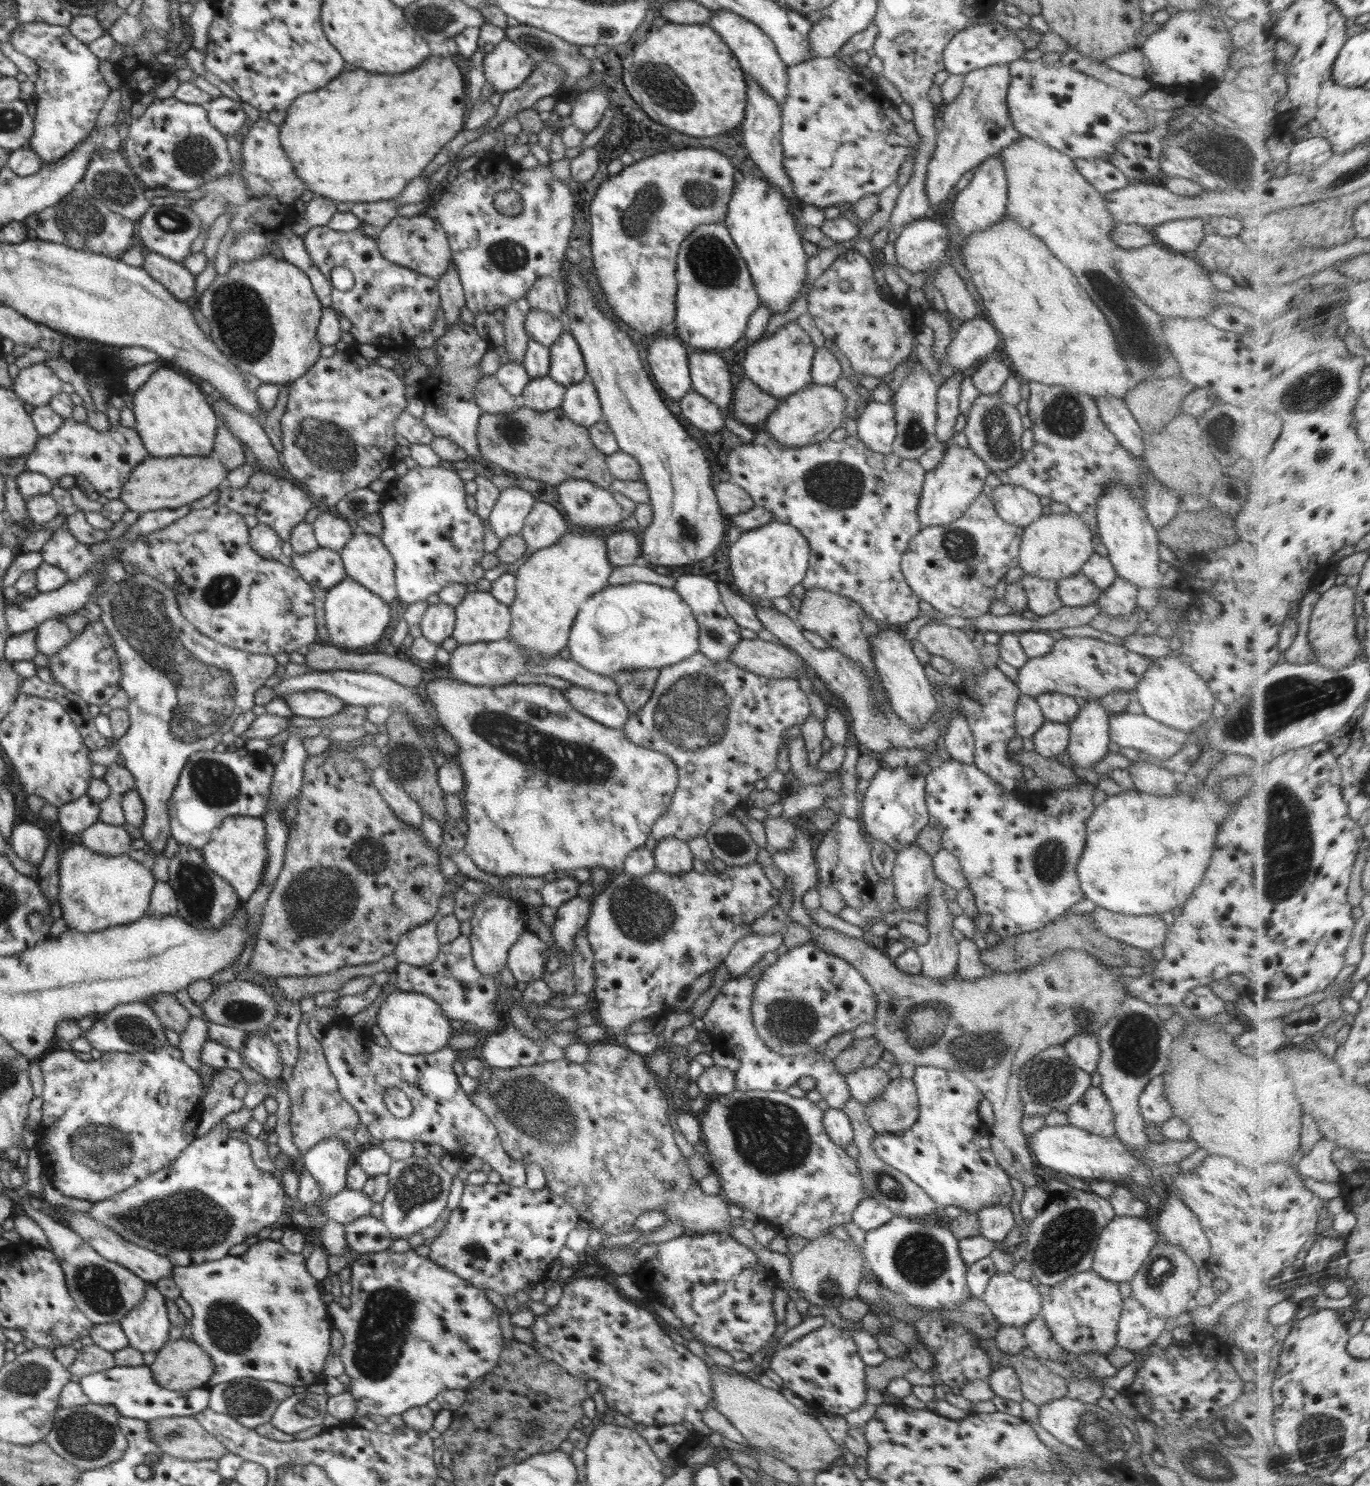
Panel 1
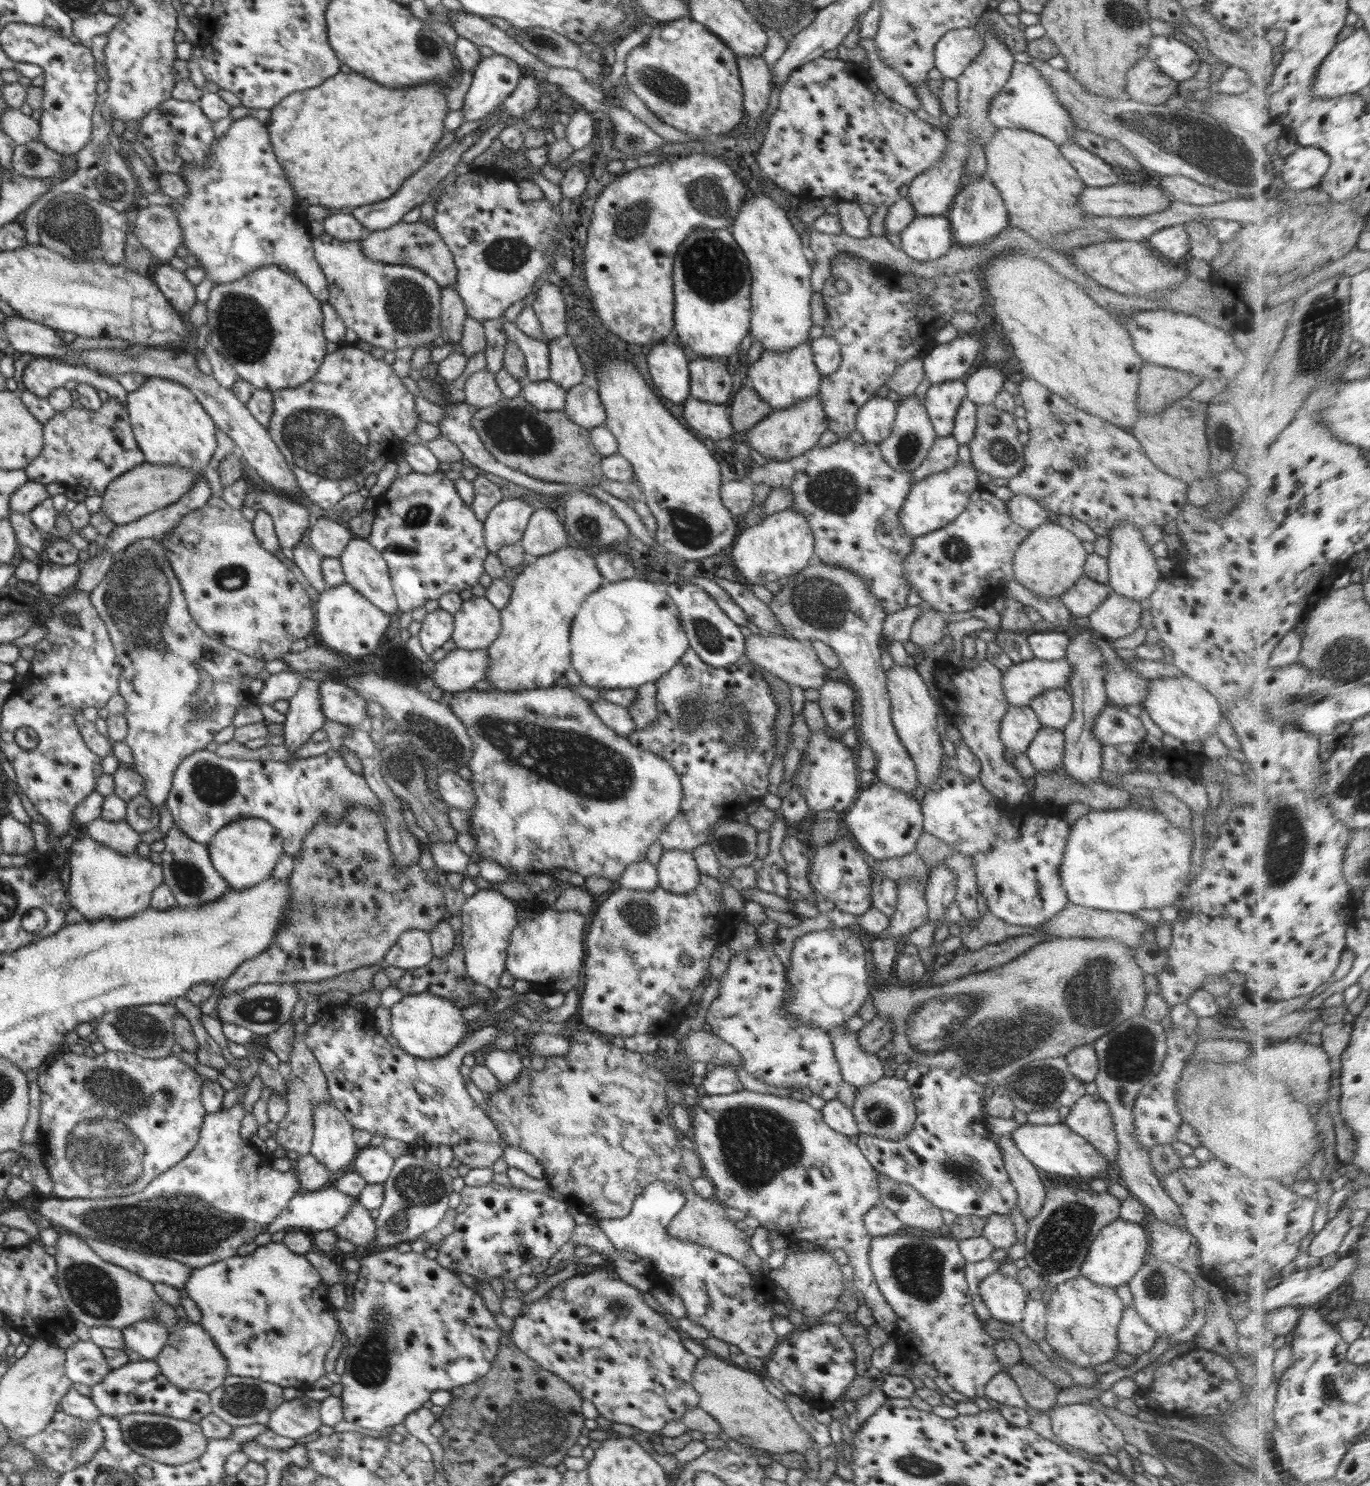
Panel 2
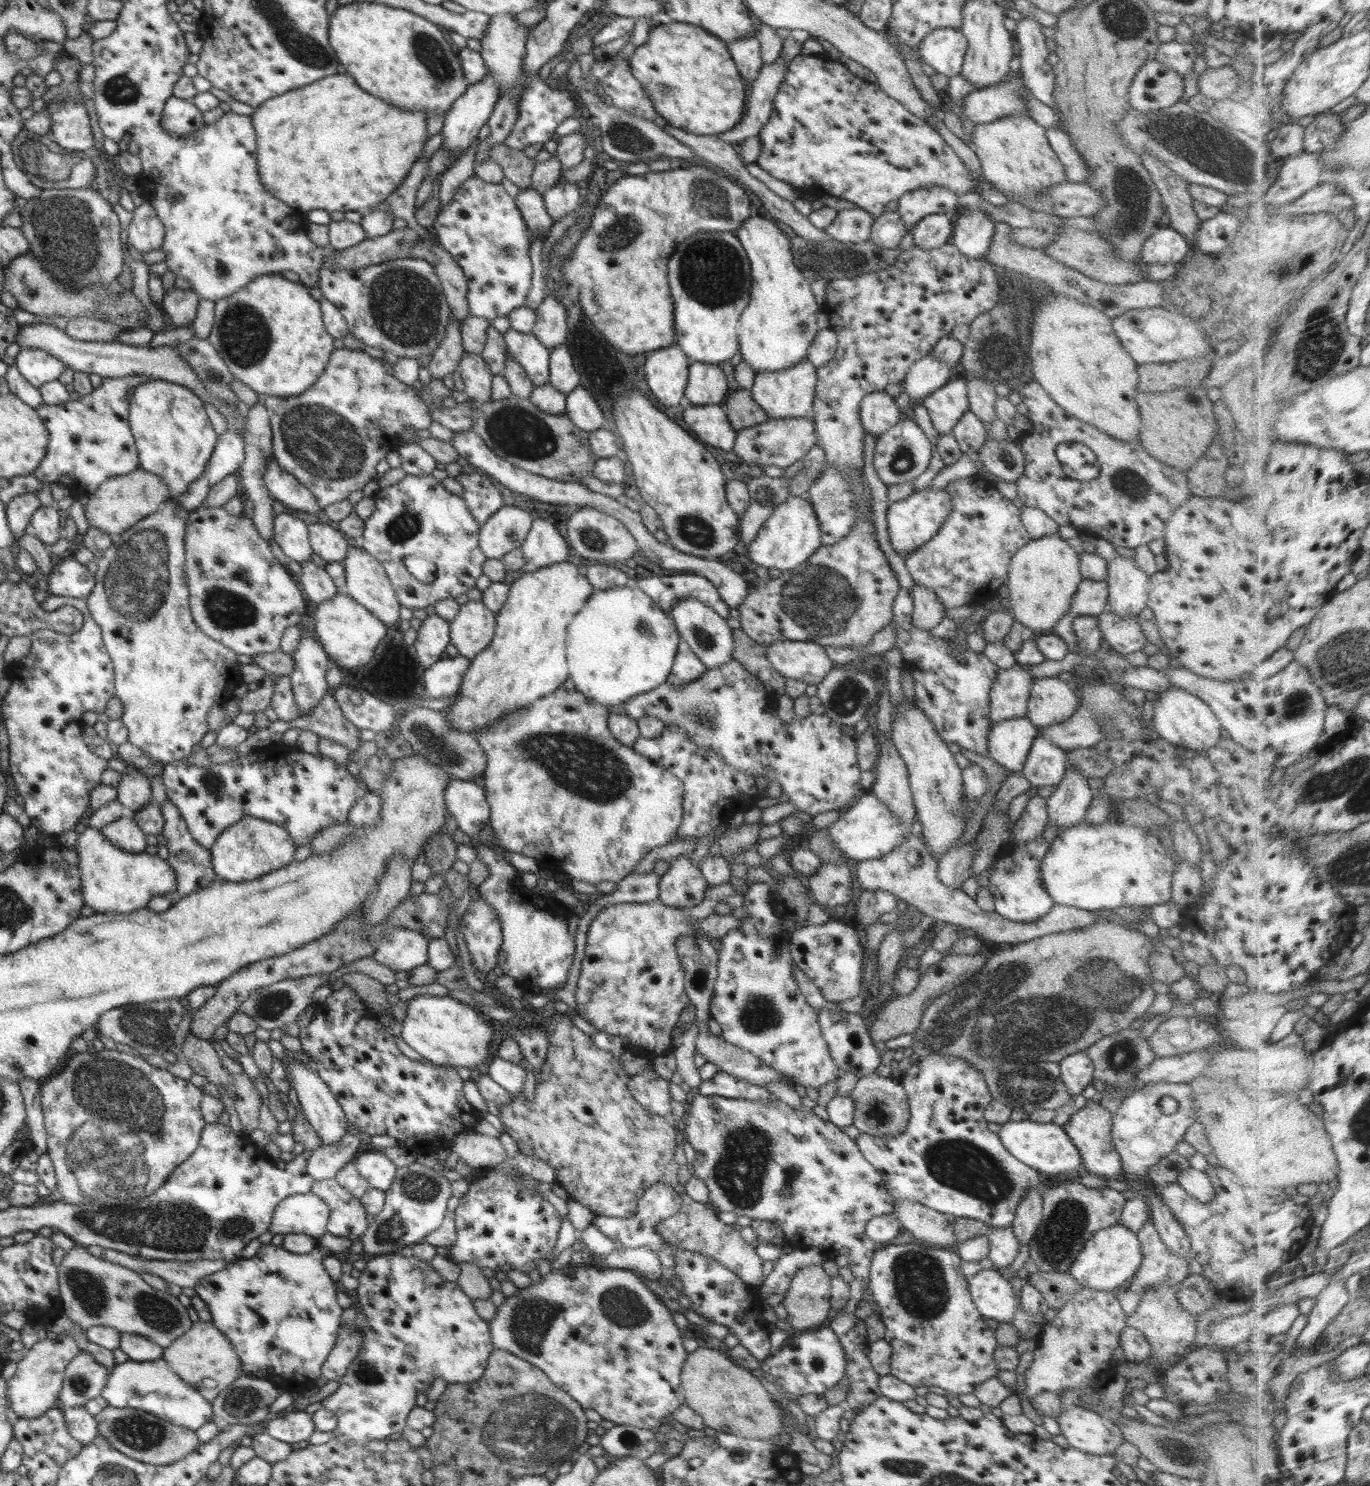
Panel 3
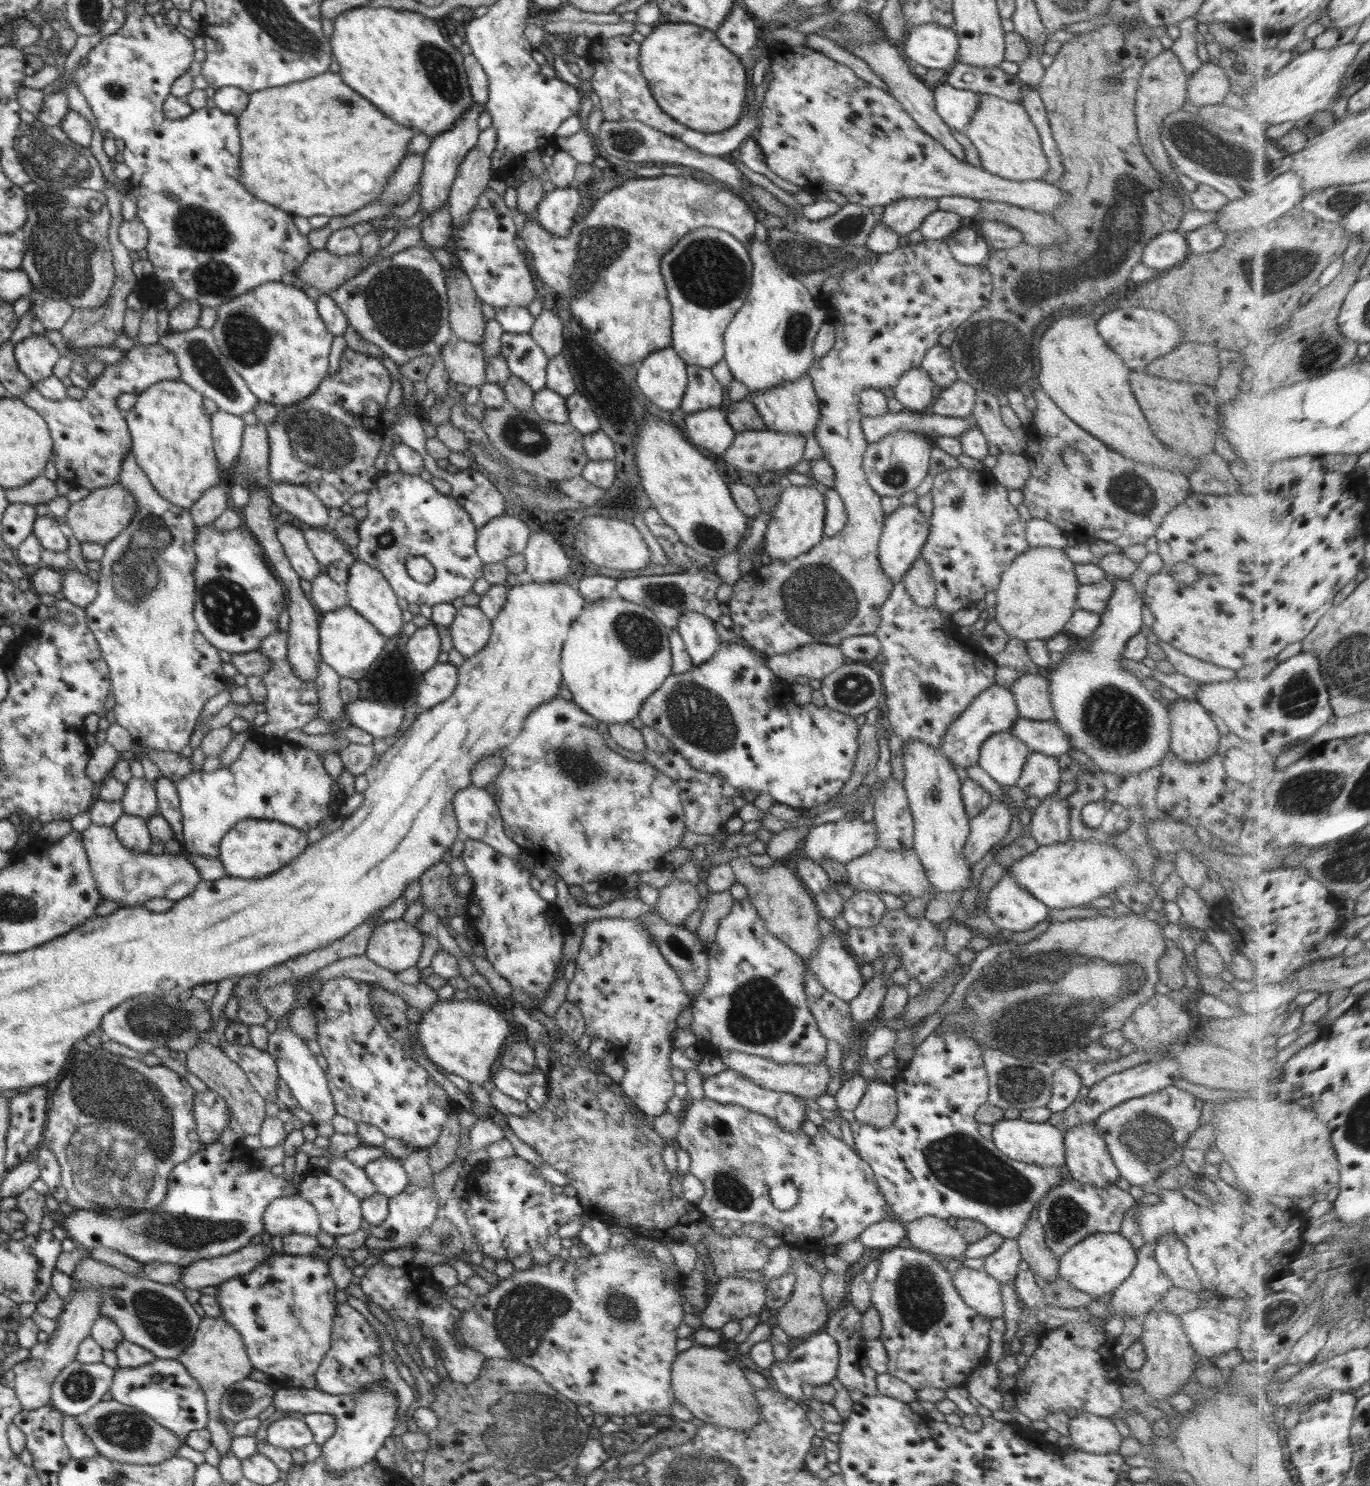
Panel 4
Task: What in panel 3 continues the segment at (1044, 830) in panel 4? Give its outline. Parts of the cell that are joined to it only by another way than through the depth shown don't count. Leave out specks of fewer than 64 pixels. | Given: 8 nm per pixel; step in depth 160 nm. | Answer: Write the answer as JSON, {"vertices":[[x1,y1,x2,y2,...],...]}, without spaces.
{"vertices":[[1067,762,1065,775,1047,798,1049,823,1054,822,1062,830,1084,821,1093,795,1088,778]]}

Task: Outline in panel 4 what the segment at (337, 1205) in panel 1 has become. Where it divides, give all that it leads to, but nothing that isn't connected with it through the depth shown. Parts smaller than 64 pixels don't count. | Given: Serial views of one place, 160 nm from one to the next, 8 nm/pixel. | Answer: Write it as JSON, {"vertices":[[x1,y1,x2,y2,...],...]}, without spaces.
{"vertices":[[299,1194,272,1200,264,1211,263,1221,264,1232,271,1236,298,1233,316,1237,321,1230,316,1209]]}

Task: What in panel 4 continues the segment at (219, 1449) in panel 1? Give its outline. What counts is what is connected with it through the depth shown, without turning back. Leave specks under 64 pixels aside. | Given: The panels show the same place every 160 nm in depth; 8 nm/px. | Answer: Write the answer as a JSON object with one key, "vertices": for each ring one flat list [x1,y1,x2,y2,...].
{"vertices":[[113,1399,98,1402,76,1418,76,1424,80,1424,84,1436,94,1444,97,1452,121,1463,160,1464,176,1456,181,1446,178,1436,174,1436,168,1428,163,1428,144,1412]]}

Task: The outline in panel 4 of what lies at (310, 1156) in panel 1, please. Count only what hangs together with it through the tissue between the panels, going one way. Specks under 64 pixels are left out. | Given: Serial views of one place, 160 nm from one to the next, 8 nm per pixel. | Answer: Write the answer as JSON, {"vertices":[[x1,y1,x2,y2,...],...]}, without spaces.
{"vertices":[[276,1026,275,1032,270,1034,268,1038,267,1053,276,1060,279,1078,289,1086,290,1092,300,1108,312,1114,313,1122,316,1125,331,1123,336,1112,334,1099,328,1086,328,1079,304,1040,292,1033,290,1028,281,1030]]}

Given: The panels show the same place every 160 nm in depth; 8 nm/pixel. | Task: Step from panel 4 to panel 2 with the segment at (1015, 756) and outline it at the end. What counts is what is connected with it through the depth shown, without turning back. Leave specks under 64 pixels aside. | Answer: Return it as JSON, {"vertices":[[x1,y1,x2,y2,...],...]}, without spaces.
{"vertices":[[1030,705,1008,707,1000,725,1000,736,1005,748,1015,754,1025,753,1041,729,1040,721]]}

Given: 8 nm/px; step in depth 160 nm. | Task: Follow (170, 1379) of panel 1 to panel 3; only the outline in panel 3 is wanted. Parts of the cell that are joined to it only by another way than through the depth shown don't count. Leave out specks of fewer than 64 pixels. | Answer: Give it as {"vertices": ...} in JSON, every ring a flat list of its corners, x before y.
{"vertices":[[212,1321,192,1323,189,1331,164,1349,164,1358,168,1365,172,1366,172,1371,176,1372,184,1383,199,1390,200,1395,210,1404,224,1388,244,1376,242,1361,235,1348]]}

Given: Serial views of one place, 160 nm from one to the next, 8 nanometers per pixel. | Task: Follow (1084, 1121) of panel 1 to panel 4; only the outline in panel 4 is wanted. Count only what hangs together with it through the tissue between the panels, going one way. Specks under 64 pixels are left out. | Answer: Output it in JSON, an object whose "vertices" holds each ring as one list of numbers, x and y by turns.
{"vertices":[[1082,1123,1067,1130,1064,1137,1065,1165,1074,1180,1104,1188,1121,1174,1094,1123]]}

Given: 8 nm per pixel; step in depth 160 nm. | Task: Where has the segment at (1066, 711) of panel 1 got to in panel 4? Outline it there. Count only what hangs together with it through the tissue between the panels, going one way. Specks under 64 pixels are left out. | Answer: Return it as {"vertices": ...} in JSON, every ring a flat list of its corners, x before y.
{"vertices":[[1023,673,1011,686,1019,716,1038,721,1053,720,1048,680,1039,674]]}

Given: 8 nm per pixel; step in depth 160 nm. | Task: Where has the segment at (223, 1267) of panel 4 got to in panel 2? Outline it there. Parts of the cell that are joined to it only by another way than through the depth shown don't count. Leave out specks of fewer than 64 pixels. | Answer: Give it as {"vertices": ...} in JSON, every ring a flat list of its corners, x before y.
{"vertices":[[84,1240,102,1260,128,1269,130,1272,144,1277,144,1280,148,1280,151,1283,162,1282,181,1289,184,1288,193,1269,191,1266,182,1264,177,1260,145,1252,139,1253,125,1246,121,1247,112,1244,109,1241]]}

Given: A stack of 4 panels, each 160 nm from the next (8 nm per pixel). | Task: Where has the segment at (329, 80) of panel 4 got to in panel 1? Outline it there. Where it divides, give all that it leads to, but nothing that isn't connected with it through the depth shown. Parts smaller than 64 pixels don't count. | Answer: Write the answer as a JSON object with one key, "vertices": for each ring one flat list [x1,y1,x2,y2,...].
{"vertices":[[430,56,428,60,424,60,424,64,420,64,418,68,412,68,412,72,404,72,404,74,378,74,360,68,347,67,326,86,312,92,302,93,292,101,292,104,286,110,288,113,286,119,279,126,279,139,297,175,307,186,306,189,311,190,314,195,323,196,322,198,328,198,328,200,334,200,337,203,351,202,354,204,380,200,388,201,400,196,406,185,413,178,420,176,424,168,434,160,440,149,444,148,460,130,463,130,463,123,469,111,469,100,468,93,464,88,462,74,450,56]]}

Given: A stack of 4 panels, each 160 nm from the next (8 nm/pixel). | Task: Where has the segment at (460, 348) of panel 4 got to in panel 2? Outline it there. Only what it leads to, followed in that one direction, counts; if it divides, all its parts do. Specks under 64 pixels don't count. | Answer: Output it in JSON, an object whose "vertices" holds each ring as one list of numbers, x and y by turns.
{"vertices":[[488,369,473,373,465,382,465,403,477,409,485,408,503,400,495,381,495,374]]}

